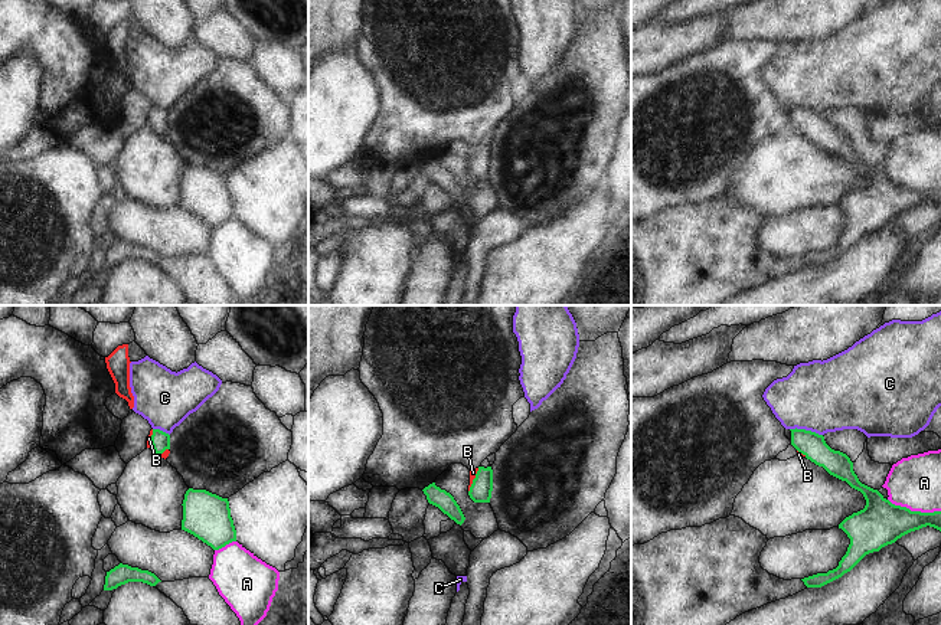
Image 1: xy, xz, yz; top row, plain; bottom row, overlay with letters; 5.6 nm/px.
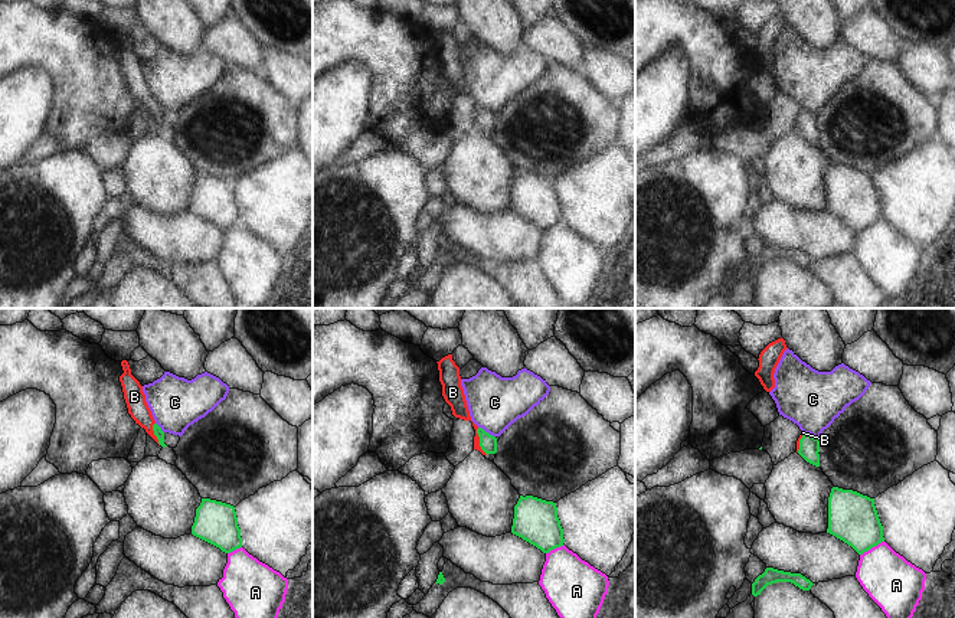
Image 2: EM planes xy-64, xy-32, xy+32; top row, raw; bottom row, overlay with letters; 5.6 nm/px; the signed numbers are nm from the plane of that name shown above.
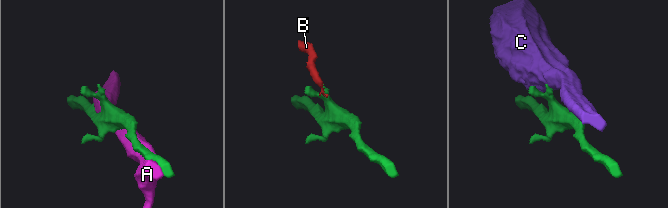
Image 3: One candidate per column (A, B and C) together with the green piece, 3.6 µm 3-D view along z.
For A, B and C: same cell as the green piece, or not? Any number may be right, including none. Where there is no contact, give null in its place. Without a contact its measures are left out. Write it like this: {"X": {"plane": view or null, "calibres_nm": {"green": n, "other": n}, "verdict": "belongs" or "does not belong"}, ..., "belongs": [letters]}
{"A": {"plane": "yz", "calibres_nm": {"green": 260, "other": 280}, "verdict": "does not belong"}, "B": {"plane": "xz", "calibres_nm": {"green": 130, "other": 40}, "verdict": "belongs"}, "C": {"plane": "yz", "calibres_nm": {"green": 140, "other": 400}, "verdict": "does not belong"}, "belongs": ["B"]}

